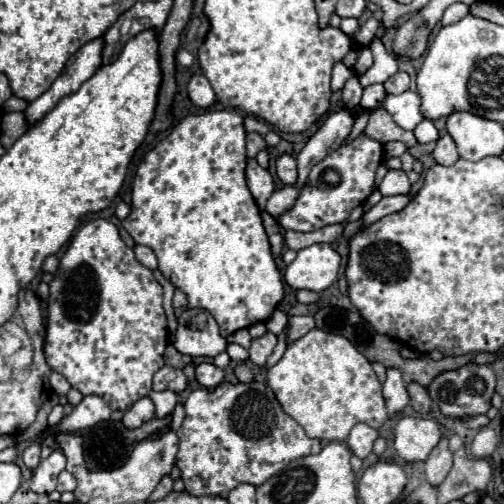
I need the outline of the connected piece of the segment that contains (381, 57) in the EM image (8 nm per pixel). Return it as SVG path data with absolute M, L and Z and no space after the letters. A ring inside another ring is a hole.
M372 41L370 51L374 55L374 65L360 77L362 87L368 87L372 83L384 83L388 77L392 77L398 71L396 59L386 53L382 41Z

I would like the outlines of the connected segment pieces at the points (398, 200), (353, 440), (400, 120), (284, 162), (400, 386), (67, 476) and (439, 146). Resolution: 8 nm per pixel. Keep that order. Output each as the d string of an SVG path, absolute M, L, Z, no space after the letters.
M394 195L394 197L382 197L382 201L378 205L374 205L368 213L364 213L362 217L362 227L368 227L372 223L376 223L378 219L392 215L396 211L402 211L408 205L410 197L408 195Z
M358 423L350 431L350 437L348 437L346 443L348 443L348 447L350 447L350 451L354 455L358 455L360 459L364 459L364 457L368 457L372 453L372 443L376 441L376 437L378 437L376 429L372 429L366 423Z
M406 91L400 95L388 95L384 99L384 109L392 115L394 123L402 129L414 129L420 121L420 95L416 91Z
M290 155L278 157L278 161L276 161L276 173L278 173L278 177L280 177L280 181L282 181L284 185L294 185L296 179L298 179L296 159L290 157Z
M388 369L388 377L384 381L382 393L384 393L388 417L394 417L396 413L400 413L410 401L408 391L406 391L406 383L404 383L402 373L398 369Z
M62 471L58 477L58 491L64 493L64 491L74 491L74 489L76 489L76 477L68 471Z
M444 135L436 141L436 149L432 151L432 157L436 159L436 163L440 165L454 165L458 161L458 149L456 149L456 143L450 135Z

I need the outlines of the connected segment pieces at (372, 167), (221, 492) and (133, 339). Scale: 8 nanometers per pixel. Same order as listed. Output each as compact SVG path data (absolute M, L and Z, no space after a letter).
M360 135L350 145L342 145L332 151L326 159L312 167L308 181L304 183L300 197L294 207L278 217L278 223L284 229L292 231L314 231L332 223L346 223L348 215L356 205L366 201L366 197L375 189L375 173L382 164L382 144L366 135Z
M220 383L214 389L196 389L188 395L186 403L186 417L182 427L176 431L180 439L180 451L178 451L178 467L182 473L182 481L186 485L186 491L190 495L216 495L216 497L228 497L228 493L242 485L262 485L272 475L282 471L290 461L314 455L322 451L322 443L318 439L310 439L304 429L288 417L280 403L276 401L272 389L266 383Z
M106 219L88 221L72 237L60 267L50 283L48 325L46 325L46 363L62 373L82 395L102 397L110 409L126 411L152 389L152 375L164 367L164 349L168 345L166 315L162 309L162 287L152 271L136 261L134 251L120 239L116 225Z

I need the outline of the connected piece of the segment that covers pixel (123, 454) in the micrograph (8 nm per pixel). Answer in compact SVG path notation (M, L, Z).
M170 417L150 419L144 427L124 429L120 421L104 421L82 431L84 455L90 471L116 469L128 461L136 443L170 425Z

